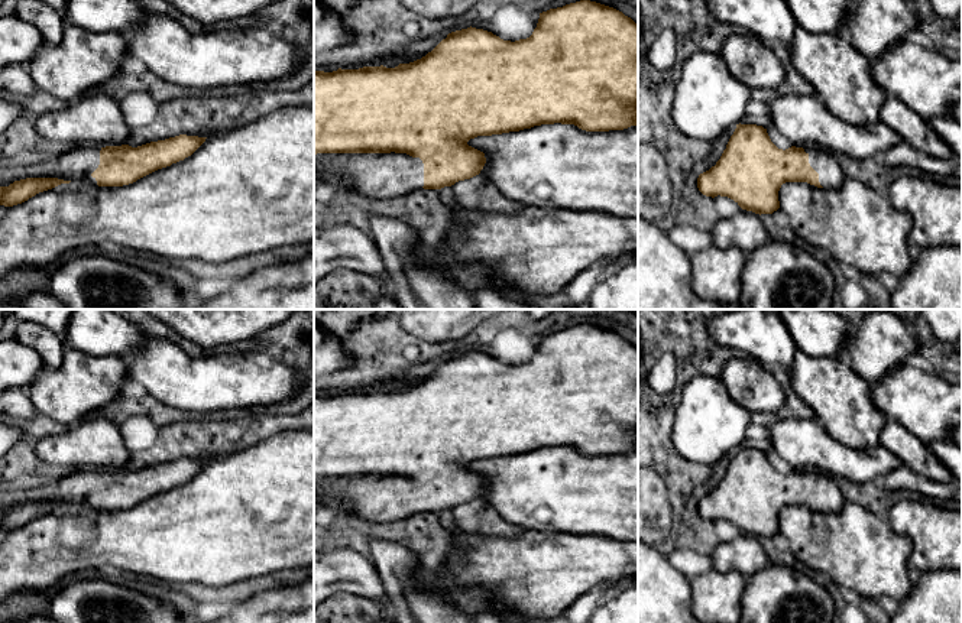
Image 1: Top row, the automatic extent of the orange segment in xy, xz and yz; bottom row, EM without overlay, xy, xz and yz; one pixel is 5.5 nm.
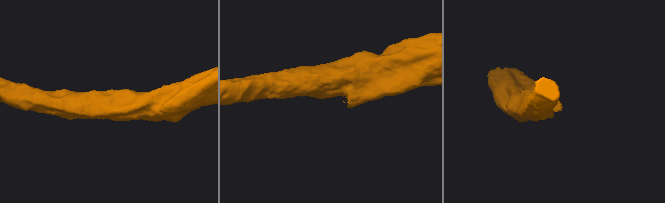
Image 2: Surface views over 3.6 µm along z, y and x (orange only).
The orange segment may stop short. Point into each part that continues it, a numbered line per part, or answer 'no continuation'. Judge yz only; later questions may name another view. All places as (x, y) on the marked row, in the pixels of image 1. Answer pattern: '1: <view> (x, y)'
1: yz (831, 175)

